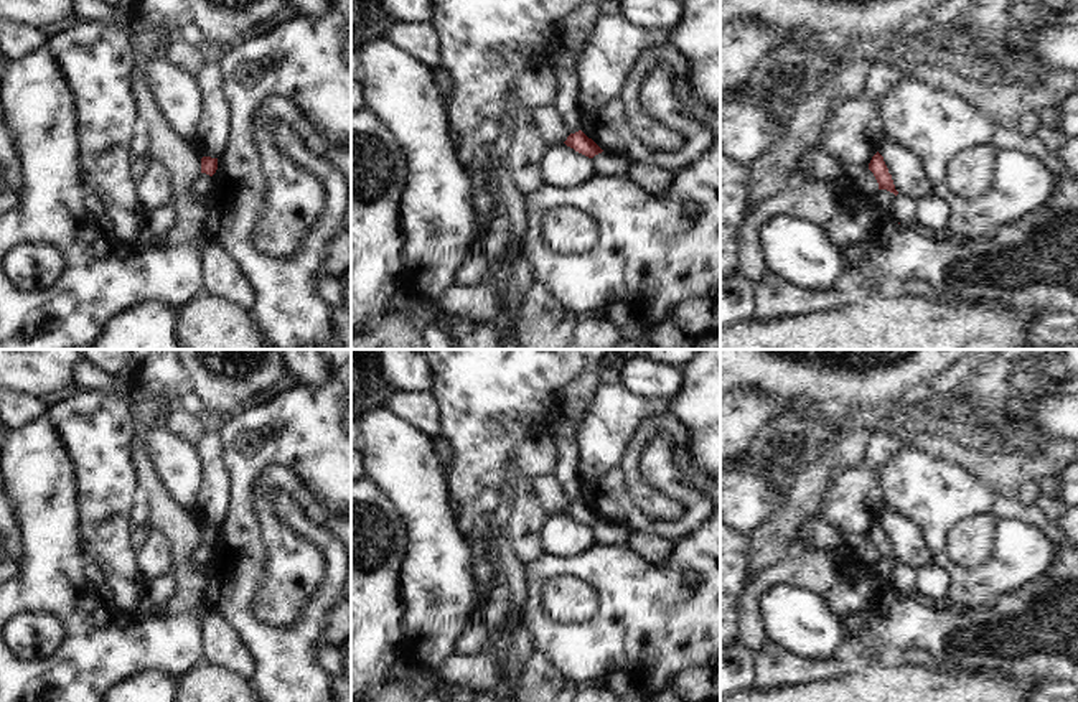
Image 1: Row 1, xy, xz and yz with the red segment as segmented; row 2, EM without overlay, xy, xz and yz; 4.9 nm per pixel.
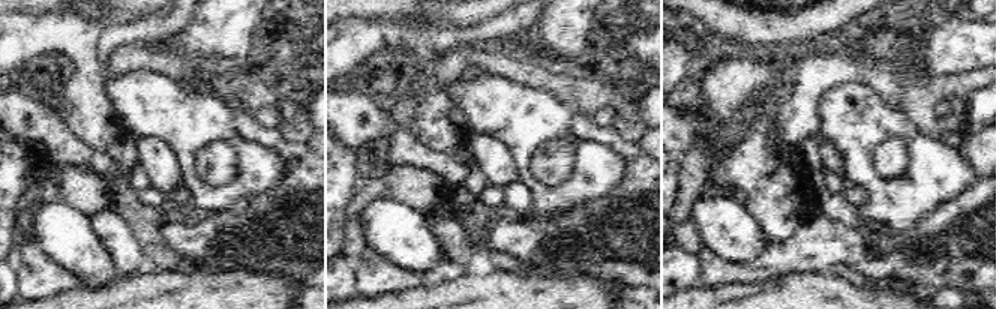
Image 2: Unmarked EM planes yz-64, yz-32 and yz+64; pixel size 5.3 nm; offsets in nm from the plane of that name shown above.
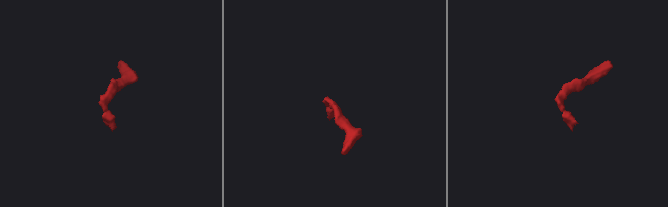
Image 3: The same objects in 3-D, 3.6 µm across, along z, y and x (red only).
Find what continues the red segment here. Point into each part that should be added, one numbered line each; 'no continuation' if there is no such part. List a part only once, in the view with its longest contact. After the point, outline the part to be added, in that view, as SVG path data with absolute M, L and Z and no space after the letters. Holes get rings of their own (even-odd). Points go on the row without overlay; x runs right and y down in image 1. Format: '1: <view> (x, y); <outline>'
no continuation

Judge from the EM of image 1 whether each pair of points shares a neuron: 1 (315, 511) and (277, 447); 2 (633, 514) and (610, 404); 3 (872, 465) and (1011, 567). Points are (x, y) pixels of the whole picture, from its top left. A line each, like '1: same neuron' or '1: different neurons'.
1: different neurons
2: same neuron
3: same neuron

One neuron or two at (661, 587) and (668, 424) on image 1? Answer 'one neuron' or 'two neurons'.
one neuron

